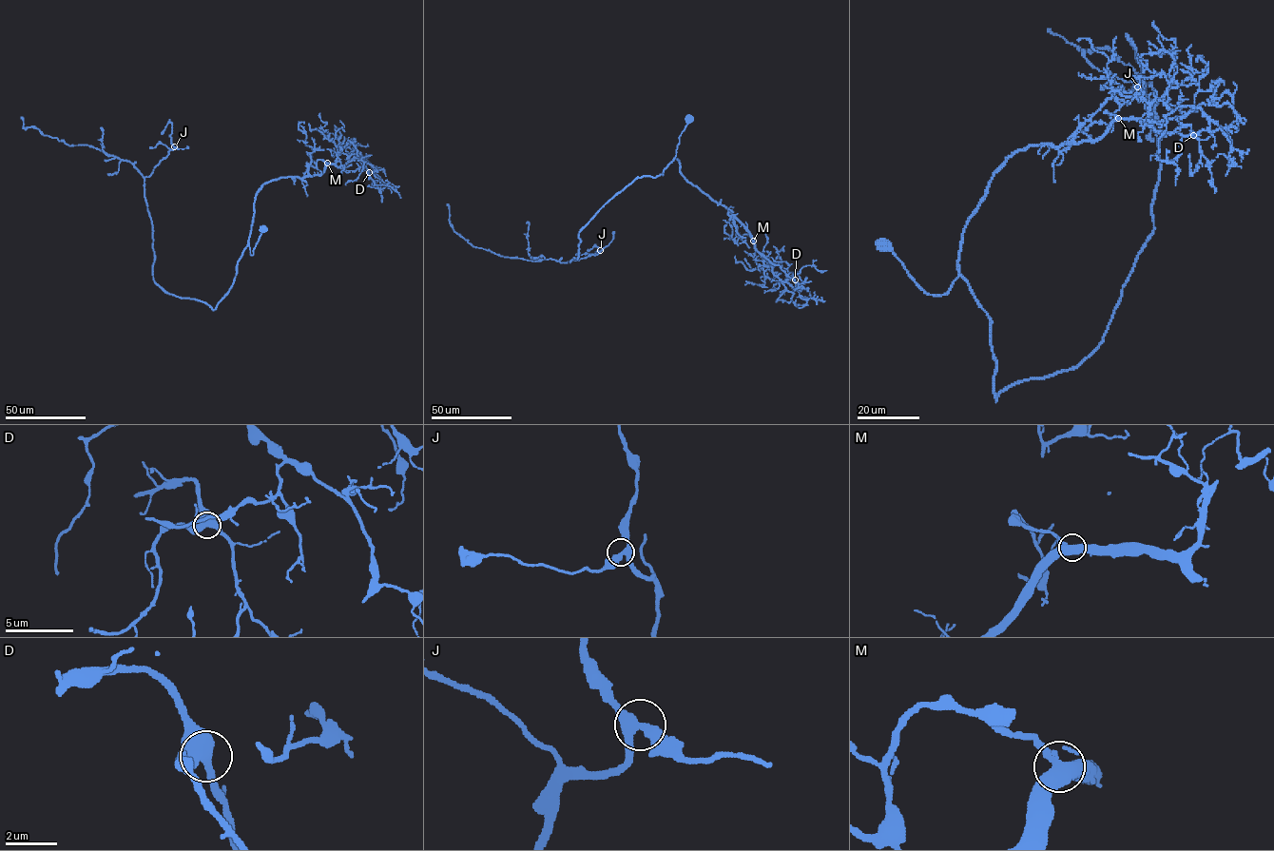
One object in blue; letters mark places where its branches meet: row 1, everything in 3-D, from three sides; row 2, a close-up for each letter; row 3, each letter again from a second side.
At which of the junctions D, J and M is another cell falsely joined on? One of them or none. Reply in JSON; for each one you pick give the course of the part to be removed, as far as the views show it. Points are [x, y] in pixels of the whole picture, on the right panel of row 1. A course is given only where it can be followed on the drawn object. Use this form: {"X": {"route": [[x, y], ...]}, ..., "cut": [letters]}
{"M": {"route": [[1119, 118], [1106, 110], [1111, 120], [1110, 125], [1093, 122], [1080, 130], [1052, 165], [1054, 182]]}, "cut": ["M"]}

